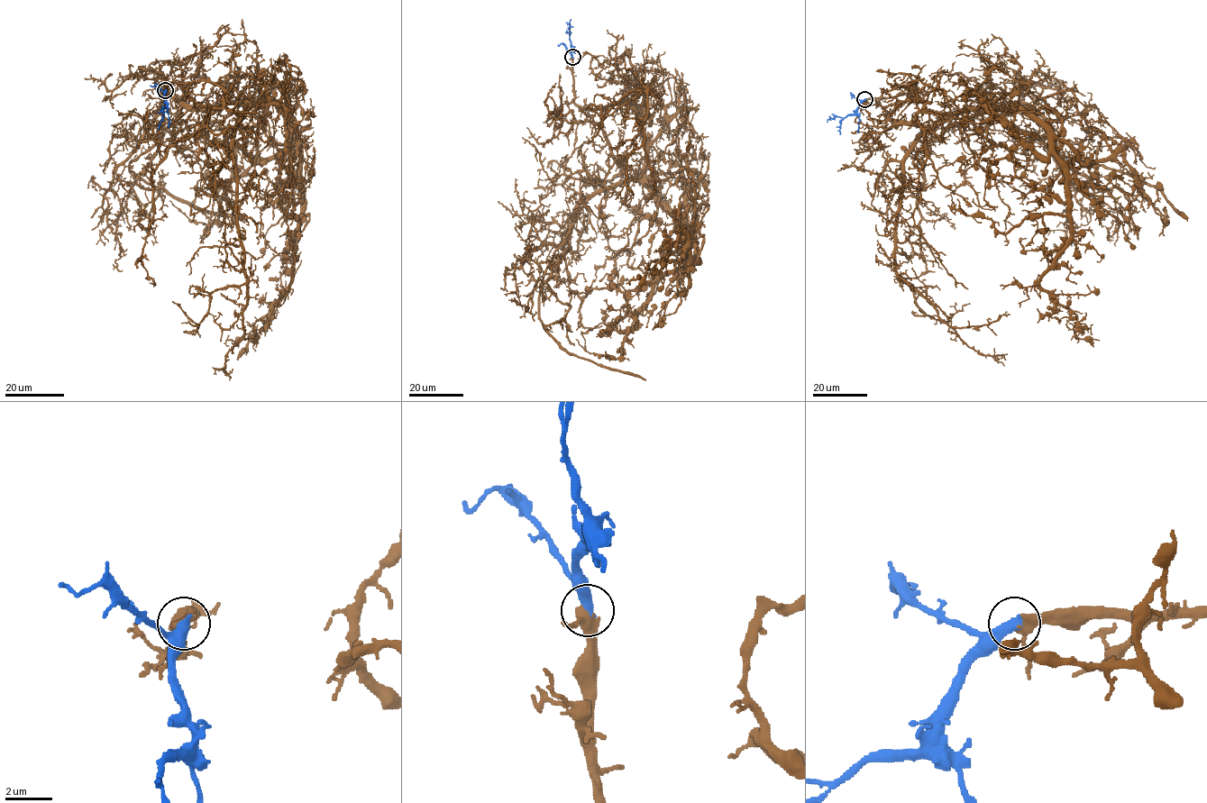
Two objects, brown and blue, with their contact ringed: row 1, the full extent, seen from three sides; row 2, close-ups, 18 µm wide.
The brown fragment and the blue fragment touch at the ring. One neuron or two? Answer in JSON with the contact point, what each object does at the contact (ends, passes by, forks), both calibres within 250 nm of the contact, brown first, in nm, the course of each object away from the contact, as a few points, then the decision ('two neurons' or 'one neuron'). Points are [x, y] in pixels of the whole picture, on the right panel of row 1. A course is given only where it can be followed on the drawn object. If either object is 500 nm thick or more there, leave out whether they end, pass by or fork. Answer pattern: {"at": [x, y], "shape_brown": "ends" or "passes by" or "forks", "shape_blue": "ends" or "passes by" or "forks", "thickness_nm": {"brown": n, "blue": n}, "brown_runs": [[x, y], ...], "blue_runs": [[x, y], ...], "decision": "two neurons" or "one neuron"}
{"at": [864, 99], "shape_brown": "passes by", "shape_blue": "ends", "thickness_nm": {"brown": 420, "blue": 480}, "brown_runs": [[865, 99], [914, 90], [889, 115], [902, 123], [1033, 118], [1069, 205], [1038, 284], [1099, 340]], "blue_runs": [[865, 99], [854, 114], [829, 118], [827, 122]], "decision": "one neuron"}

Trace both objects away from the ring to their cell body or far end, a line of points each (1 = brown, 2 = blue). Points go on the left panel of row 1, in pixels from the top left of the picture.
1: (165, 90), (169, 83), (215, 83), (238, 118), (245, 103), (272, 103), (296, 128), (294, 276), (240, 352)
2: (165, 90), (167, 104), (162, 109), (164, 114)

